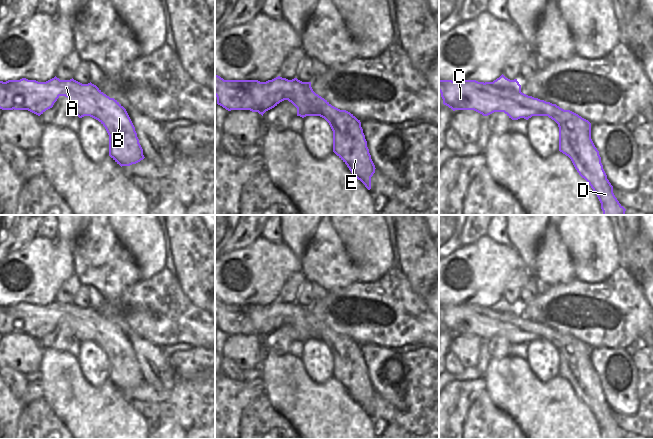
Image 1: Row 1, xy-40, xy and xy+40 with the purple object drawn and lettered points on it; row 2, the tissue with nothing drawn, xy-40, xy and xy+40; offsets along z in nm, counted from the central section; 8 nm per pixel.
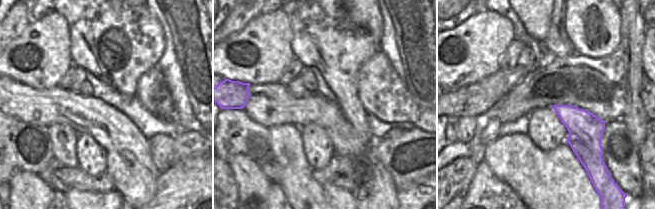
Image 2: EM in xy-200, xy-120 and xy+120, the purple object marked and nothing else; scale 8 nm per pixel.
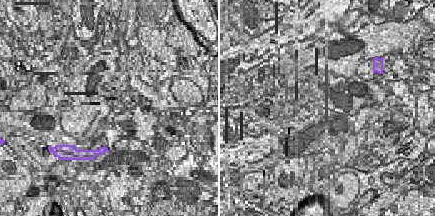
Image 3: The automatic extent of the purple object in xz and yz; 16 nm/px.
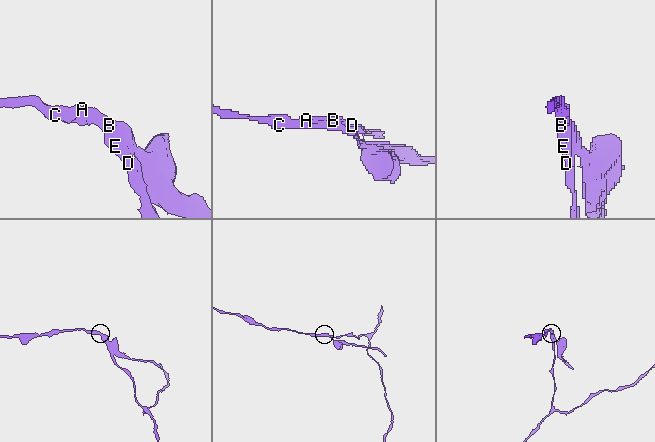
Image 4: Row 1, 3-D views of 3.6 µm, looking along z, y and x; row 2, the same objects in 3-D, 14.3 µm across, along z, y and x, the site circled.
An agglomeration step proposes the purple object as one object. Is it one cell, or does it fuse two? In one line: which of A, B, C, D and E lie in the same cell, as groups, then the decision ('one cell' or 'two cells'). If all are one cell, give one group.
groups A B D E / C; two cells

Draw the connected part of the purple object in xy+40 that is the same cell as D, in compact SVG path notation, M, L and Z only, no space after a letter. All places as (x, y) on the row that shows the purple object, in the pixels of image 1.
M558 124L559 151L568 156L579 175L597 195L603 215L625 215L626 209L613 193L613 186L601 163L599 151L591 139L591 126Z

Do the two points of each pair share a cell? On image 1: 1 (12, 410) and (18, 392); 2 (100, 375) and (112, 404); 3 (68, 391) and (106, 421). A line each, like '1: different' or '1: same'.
1: different
2: different
3: same

